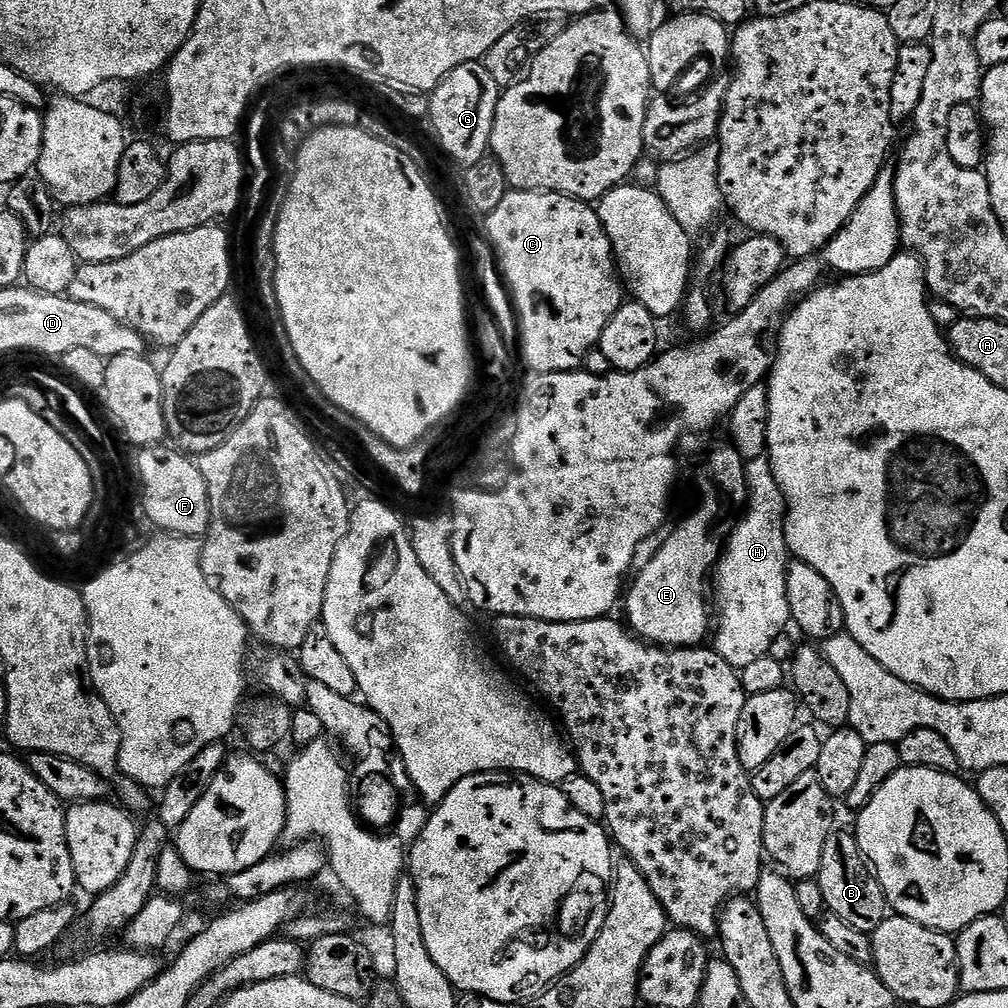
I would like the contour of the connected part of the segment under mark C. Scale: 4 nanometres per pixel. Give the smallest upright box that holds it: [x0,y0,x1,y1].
[486,190,626,373]

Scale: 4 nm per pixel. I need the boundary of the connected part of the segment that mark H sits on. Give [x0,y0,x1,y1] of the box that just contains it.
[714,508,792,670]

